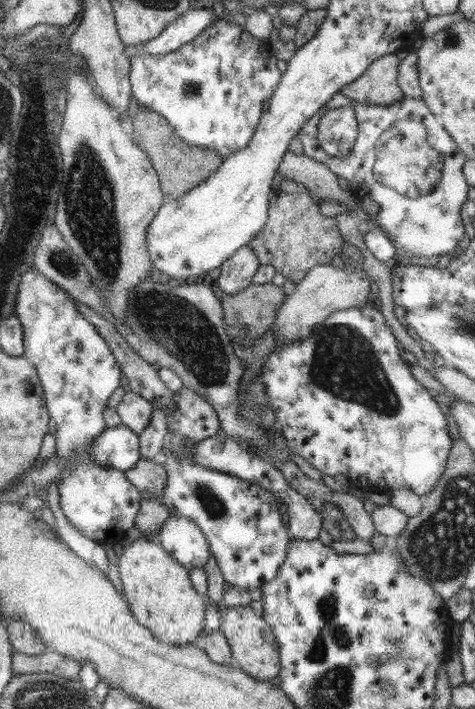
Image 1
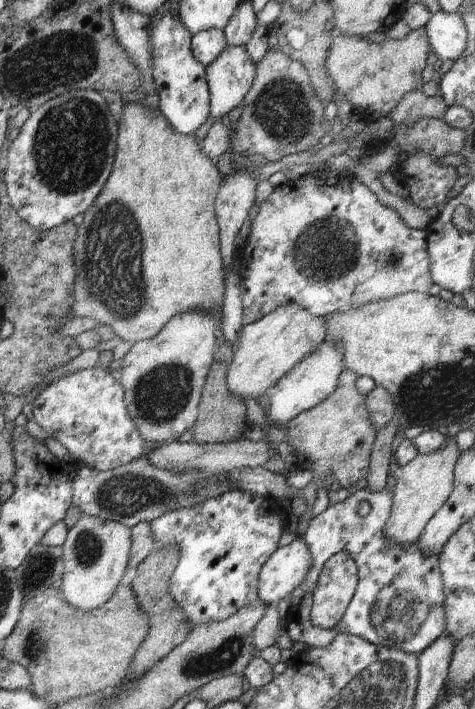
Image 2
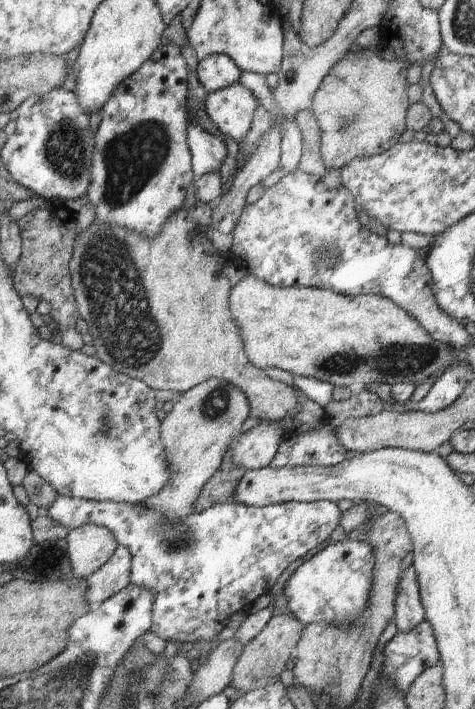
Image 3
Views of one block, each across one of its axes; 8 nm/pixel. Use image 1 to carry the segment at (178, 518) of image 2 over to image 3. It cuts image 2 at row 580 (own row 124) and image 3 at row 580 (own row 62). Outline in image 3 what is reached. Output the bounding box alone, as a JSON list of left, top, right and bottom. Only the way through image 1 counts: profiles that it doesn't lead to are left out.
[44,495,341,649]

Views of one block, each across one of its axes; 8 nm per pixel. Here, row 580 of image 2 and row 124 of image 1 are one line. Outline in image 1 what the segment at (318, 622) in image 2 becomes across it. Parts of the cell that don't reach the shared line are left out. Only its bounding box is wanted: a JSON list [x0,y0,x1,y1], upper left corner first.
[317,108,358,158]

